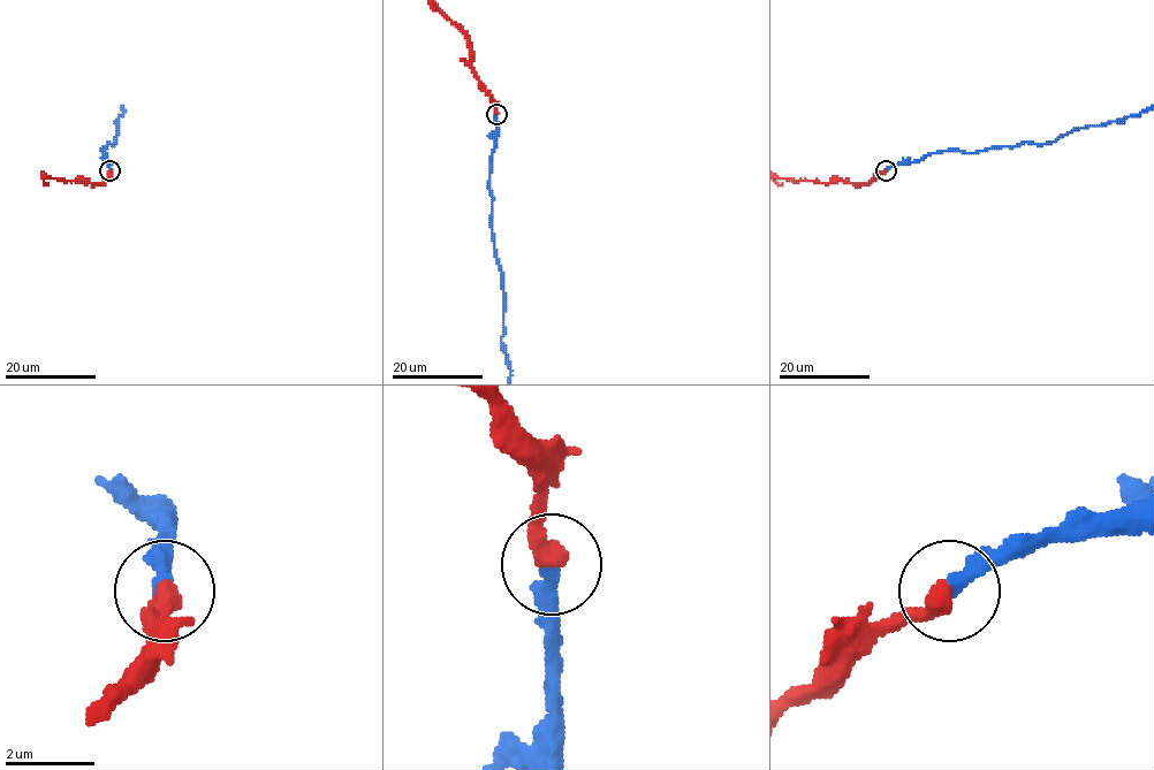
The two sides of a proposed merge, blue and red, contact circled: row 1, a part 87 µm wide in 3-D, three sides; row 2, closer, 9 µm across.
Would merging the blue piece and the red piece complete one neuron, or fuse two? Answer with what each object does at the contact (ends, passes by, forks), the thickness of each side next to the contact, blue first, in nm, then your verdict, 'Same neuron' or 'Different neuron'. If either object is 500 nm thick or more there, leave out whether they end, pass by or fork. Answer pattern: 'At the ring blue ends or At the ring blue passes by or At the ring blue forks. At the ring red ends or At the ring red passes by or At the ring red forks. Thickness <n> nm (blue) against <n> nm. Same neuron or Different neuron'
At the ring blue ends. At the ring red ends. Thickness 400 nm (blue) against 440 nm. Same neuron

